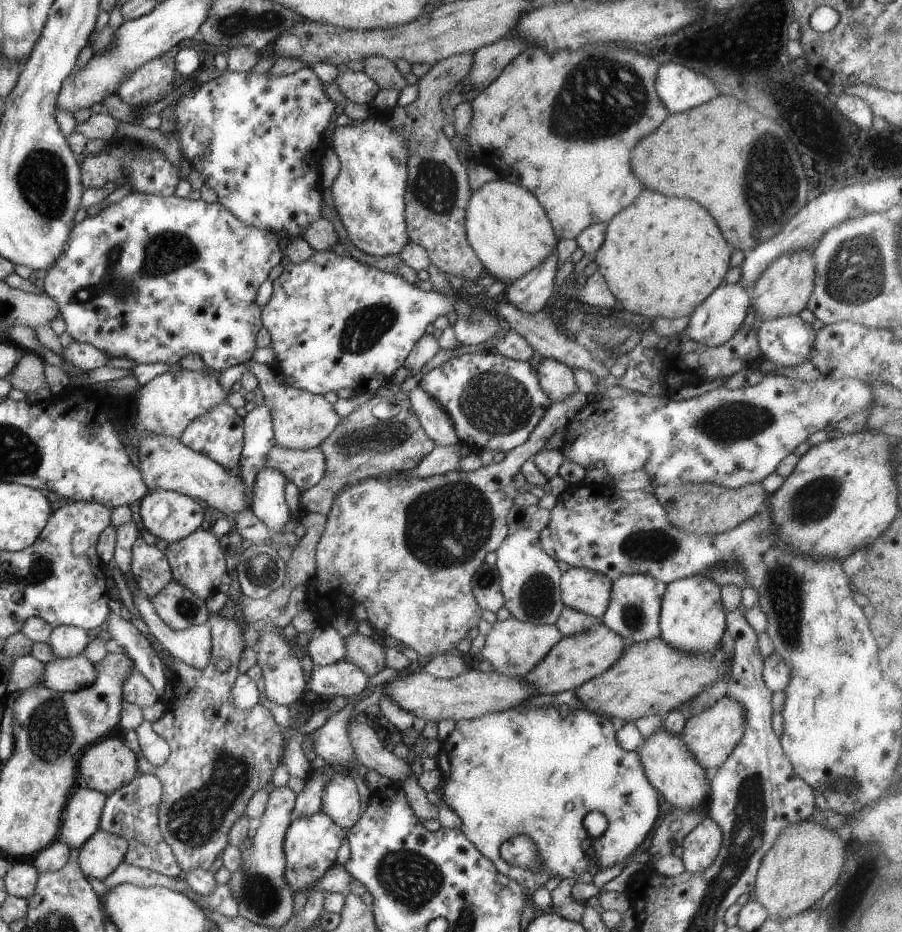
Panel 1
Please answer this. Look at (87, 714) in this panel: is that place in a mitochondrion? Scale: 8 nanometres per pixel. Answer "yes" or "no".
yes

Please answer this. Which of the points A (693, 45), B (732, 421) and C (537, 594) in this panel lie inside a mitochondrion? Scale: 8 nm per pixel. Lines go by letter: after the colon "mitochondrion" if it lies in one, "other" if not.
A: other
B: mitochondrion
C: mitochondrion

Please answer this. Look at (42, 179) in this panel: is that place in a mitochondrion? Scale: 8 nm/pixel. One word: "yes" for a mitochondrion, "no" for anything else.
yes

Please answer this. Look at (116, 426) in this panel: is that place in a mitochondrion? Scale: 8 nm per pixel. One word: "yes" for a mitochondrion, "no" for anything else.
no

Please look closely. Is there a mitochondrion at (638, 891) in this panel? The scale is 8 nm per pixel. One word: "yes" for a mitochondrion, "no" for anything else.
no

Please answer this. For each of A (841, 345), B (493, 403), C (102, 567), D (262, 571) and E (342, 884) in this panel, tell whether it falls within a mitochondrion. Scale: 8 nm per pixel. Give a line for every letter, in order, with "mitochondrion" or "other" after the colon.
A: other
B: mitochondrion
C: other
D: mitochondrion
E: other

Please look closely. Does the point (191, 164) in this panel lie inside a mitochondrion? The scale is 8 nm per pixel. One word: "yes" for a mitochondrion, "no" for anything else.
no

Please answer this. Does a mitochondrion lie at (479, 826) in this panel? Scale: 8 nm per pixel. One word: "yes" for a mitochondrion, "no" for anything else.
no

